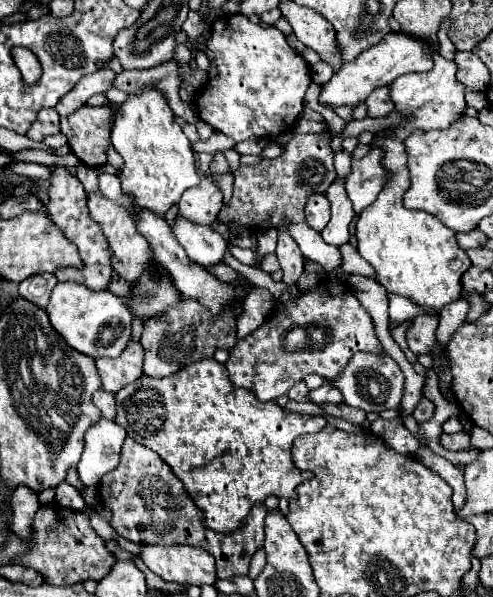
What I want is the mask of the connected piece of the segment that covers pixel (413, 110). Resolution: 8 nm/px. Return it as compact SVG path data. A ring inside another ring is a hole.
M433 55L435 65L427 73L407 73L391 83L391 99L395 109L411 115L415 129L445 129L465 113L465 85L457 79L457 65Z

